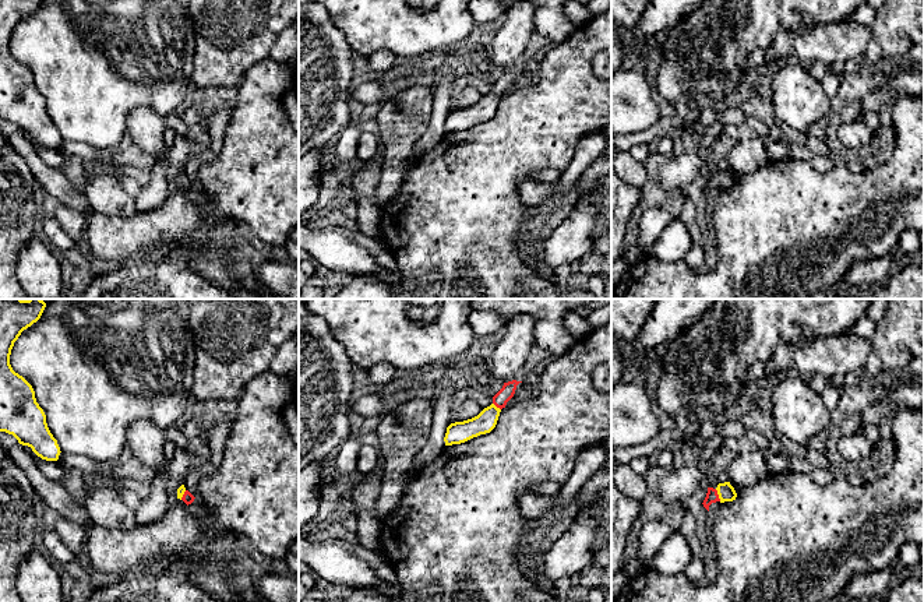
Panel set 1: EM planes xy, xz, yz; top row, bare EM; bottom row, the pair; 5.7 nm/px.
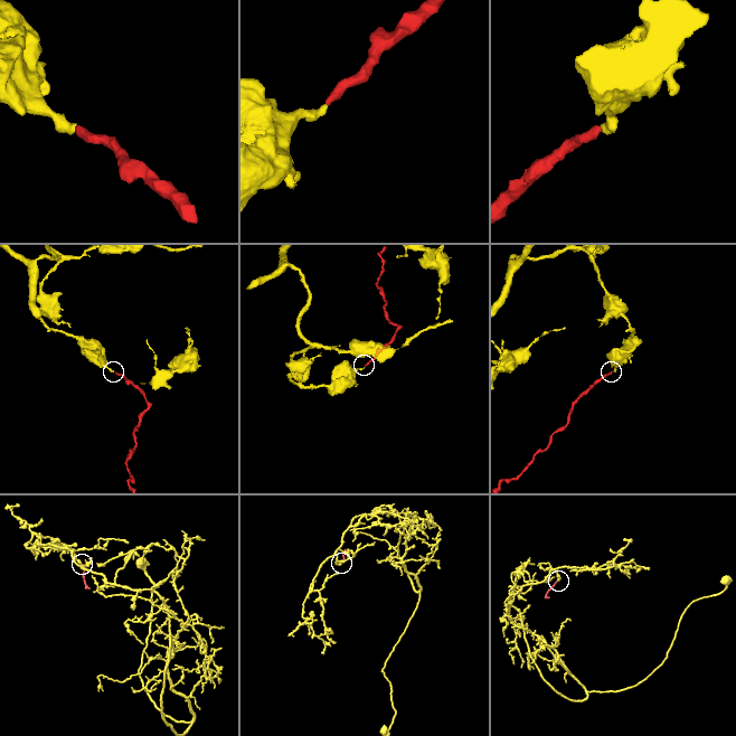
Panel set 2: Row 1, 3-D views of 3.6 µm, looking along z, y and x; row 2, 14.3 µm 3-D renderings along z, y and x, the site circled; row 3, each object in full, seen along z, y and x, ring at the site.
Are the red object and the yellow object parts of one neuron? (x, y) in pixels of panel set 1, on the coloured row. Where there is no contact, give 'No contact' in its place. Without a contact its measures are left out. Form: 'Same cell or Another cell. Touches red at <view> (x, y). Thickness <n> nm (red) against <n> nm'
Same cell. Touches red at yz (718, 495). Thickness 70 nm (red) against 100 nm

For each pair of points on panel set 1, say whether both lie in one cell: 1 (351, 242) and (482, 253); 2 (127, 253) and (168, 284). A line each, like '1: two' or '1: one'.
1: two
2: one

